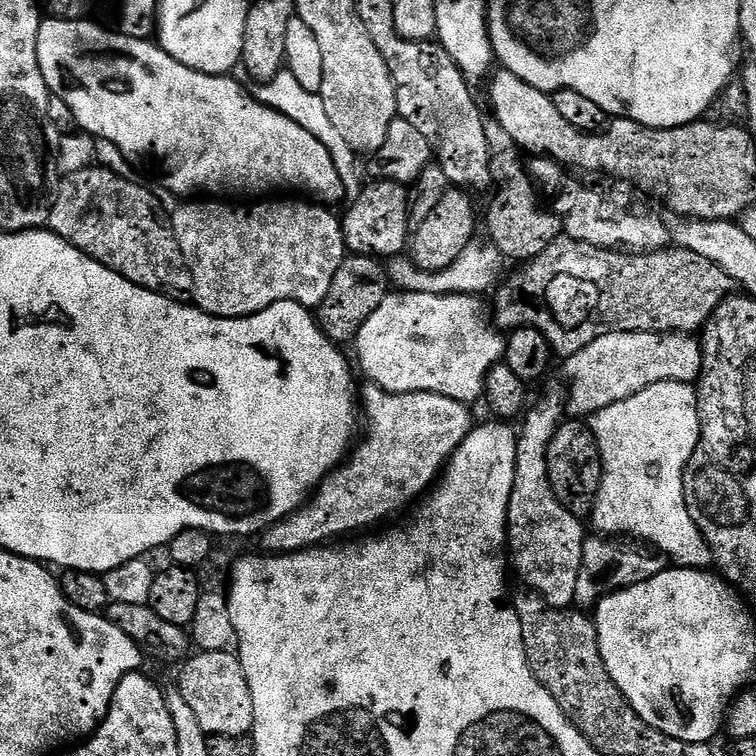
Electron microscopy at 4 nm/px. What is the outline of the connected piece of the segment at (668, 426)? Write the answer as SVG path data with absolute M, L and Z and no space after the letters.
M658 382L654 386L646 386L646 390L622 402L614 402L614 406L606 406L606 410L591 417L590 423L600 447L604 467L596 509L590 517L590 524L596 527L593 529L600 534L629 532L653 544L648 546L667 557L673 565L711 569L712 551L708 549L694 518L690 518L690 510L686 510L684 501L684 471L700 441L700 411L696 405L695 387L682 382Z

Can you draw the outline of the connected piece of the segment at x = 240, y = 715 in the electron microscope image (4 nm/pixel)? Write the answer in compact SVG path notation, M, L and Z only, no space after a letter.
M197 651L191 658L183 661L178 687L182 698L190 706L196 717L198 726L207 732L209 737L214 736L243 736L247 737L254 726L254 698L250 698L250 682L246 682L246 670L242 670L242 662L235 651L202 652Z

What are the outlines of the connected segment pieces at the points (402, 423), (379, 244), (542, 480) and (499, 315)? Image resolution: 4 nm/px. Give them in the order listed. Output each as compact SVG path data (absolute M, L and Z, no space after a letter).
M371 382L365 385L365 388L361 387L358 392L363 419L364 416L368 419L368 425L365 428L363 425L362 428L362 439L351 449L344 463L328 473L327 478L312 493L304 507L293 512L285 520L279 520L272 528L262 533L265 553L305 552L308 548L318 548L337 538L344 538L349 534L360 534L371 529L368 528L371 524L386 519L391 512L398 511L403 504L410 503L424 490L426 492L441 475L442 469L447 465L448 459L458 450L458 446L462 446L465 438L472 433L473 409L454 398L446 398L446 394L437 392L394 394L382 390L377 384Z
M379 178L365 183L355 193L348 213L343 213L344 247L354 256L371 256L375 258L395 258L409 247L410 224L408 228L408 208L410 212L410 192L405 185L393 180Z
M552 392L549 396L541 398L536 409L529 411L523 417L524 425L519 425L516 438L516 465L514 466L514 490L510 494L510 506L508 507L508 546L510 564L516 572L525 580L527 587L541 596L549 608L571 609L576 602L578 590L578 574L582 570L582 546L586 539L585 525L554 494L550 486L550 478L546 470L546 450L550 446L550 438L554 438L556 428L562 422L565 415L566 400L563 395Z
M561 238L555 240L550 246L546 246L546 250L542 250L542 254L538 254L534 259L527 261L523 265L521 272L516 272L512 277L505 279L503 283L495 289L496 294L496 316L494 312L494 324L497 329L511 330L513 328L533 328L538 330L546 338L546 342L550 342L553 353L557 357L567 358L578 350L582 350L590 342L594 342L594 338L602 338L602 334L610 334L611 332L679 332L681 334L696 334L703 329L708 320L714 314L714 310L723 300L727 300L733 295L734 285L732 279L726 274L726 270L722 270L718 266L714 266L714 262L710 262L710 258L702 258L698 254L694 254L685 248L669 246L659 250L650 252L642 252L639 254L629 254L624 250L613 250L610 248L599 248L593 244L585 244L583 240L574 240L571 238Z

